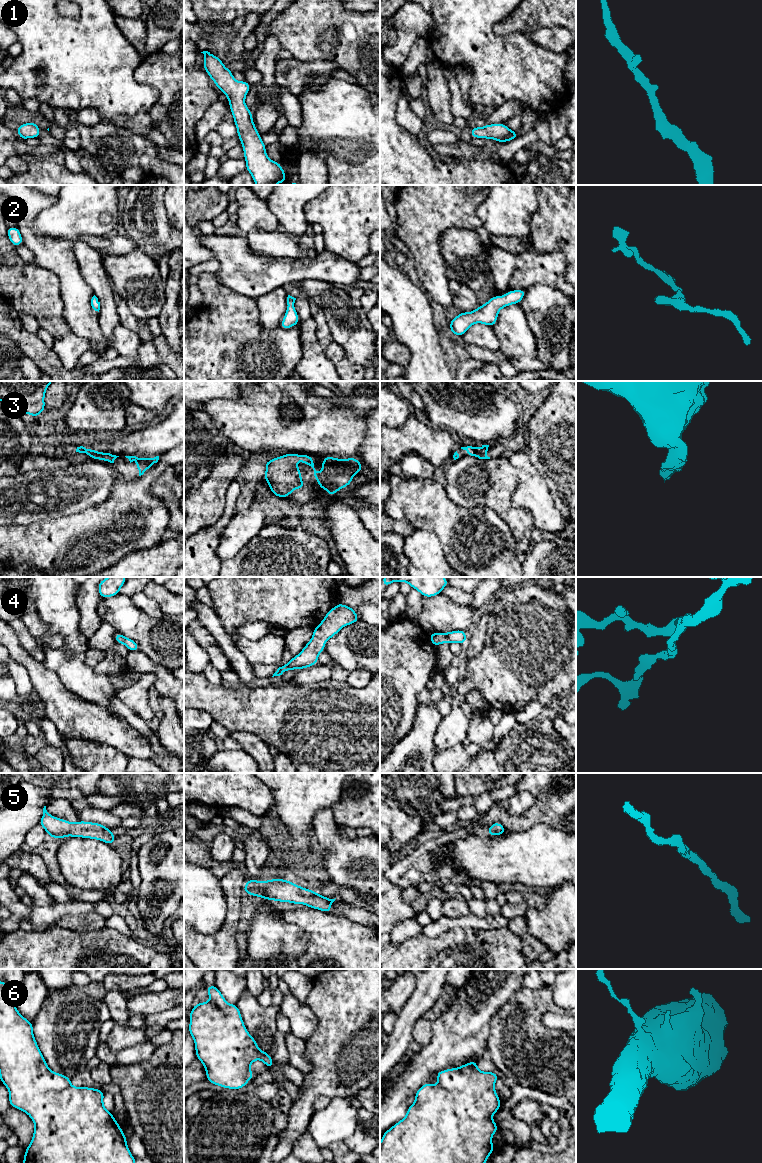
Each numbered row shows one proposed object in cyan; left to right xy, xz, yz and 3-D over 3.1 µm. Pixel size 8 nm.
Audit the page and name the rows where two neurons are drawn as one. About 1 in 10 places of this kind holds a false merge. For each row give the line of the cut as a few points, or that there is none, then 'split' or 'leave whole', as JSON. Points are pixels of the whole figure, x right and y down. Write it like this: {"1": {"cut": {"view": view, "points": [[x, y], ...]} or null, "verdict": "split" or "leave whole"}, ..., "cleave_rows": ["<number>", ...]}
{"1": {"cut": null, "verdict": "leave whole"}, "2": {"cut": null, "verdict": "leave whole"}, "3": {"cut": null, "verdict": "leave whole"}, "4": {"cut": null, "verdict": "leave whole"}, "5": {"cut": null, "verdict": "leave whole"}, "6": {"cut": null, "verdict": "leave whole"}, "cleave_rows": []}

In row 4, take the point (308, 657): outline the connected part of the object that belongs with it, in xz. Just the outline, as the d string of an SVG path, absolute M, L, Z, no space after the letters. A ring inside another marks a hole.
M338 603L328 611L320 624L313 629L313 637L302 651L292 657L285 665L279 667L273 674L280 676L288 670L305 669L318 663L318 656L325 650L325 642L334 637L341 628L359 621L359 616L352 607Z

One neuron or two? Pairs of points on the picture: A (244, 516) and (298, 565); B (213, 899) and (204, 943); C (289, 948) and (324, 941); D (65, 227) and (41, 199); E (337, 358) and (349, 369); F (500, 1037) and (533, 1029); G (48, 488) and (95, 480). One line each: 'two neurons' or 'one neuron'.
A: two neurons
B: two neurons
C: two neurons
D: two neurons
E: one neuron
F: one neuron
G: one neuron

